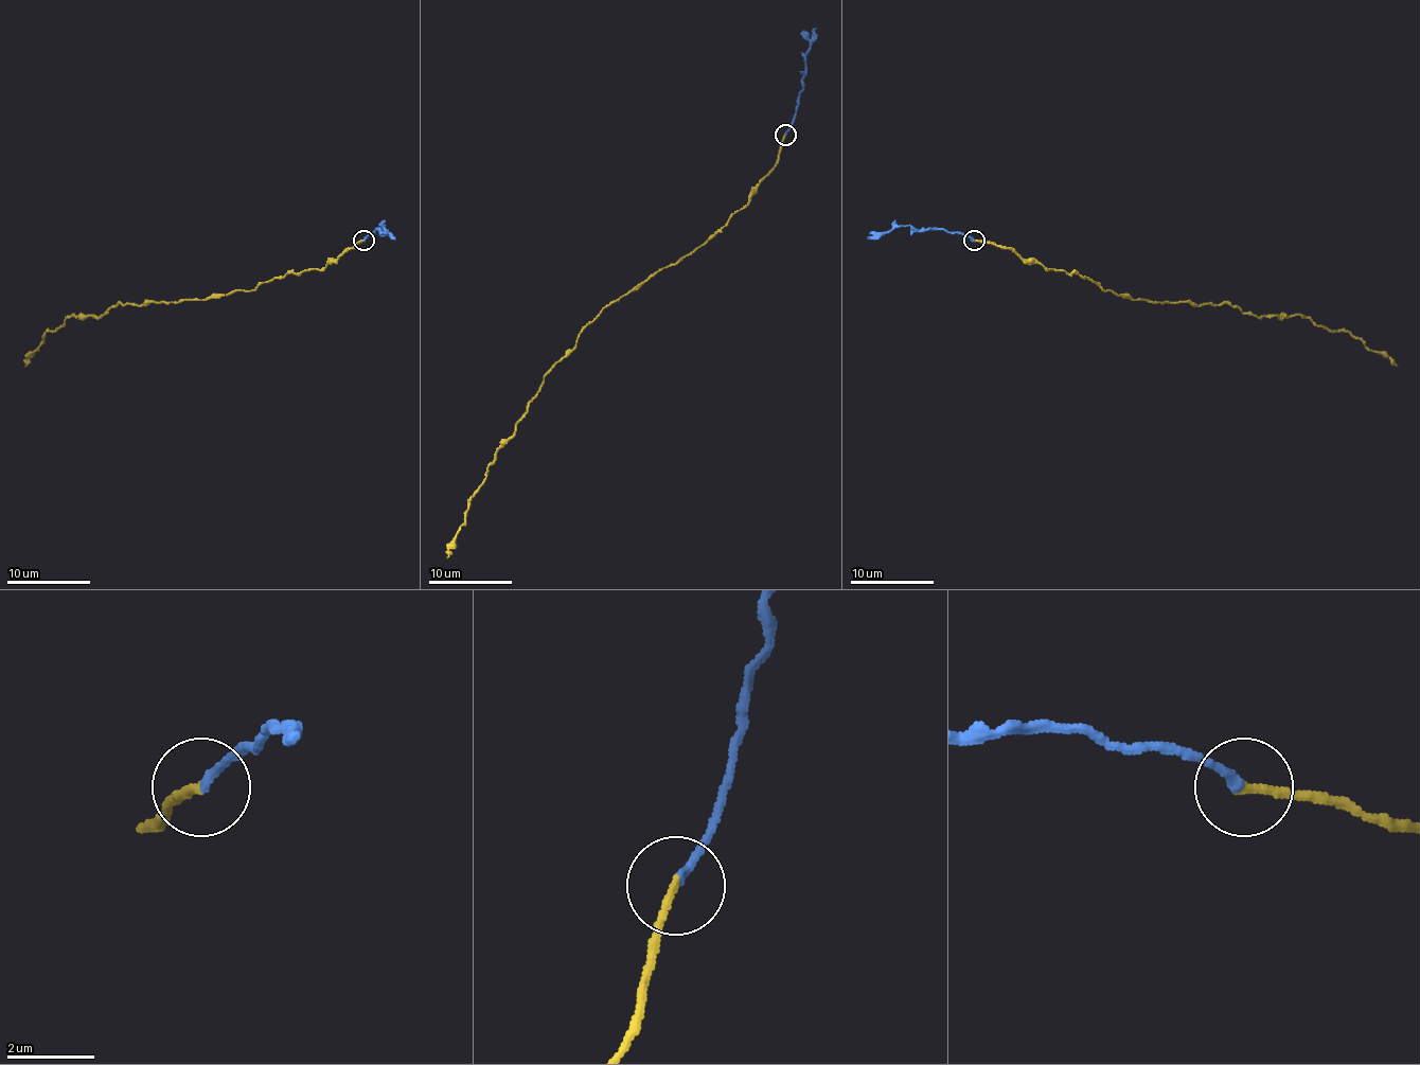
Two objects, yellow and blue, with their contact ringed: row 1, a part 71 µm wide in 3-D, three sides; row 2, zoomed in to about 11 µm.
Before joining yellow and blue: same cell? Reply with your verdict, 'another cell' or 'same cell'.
same cell

